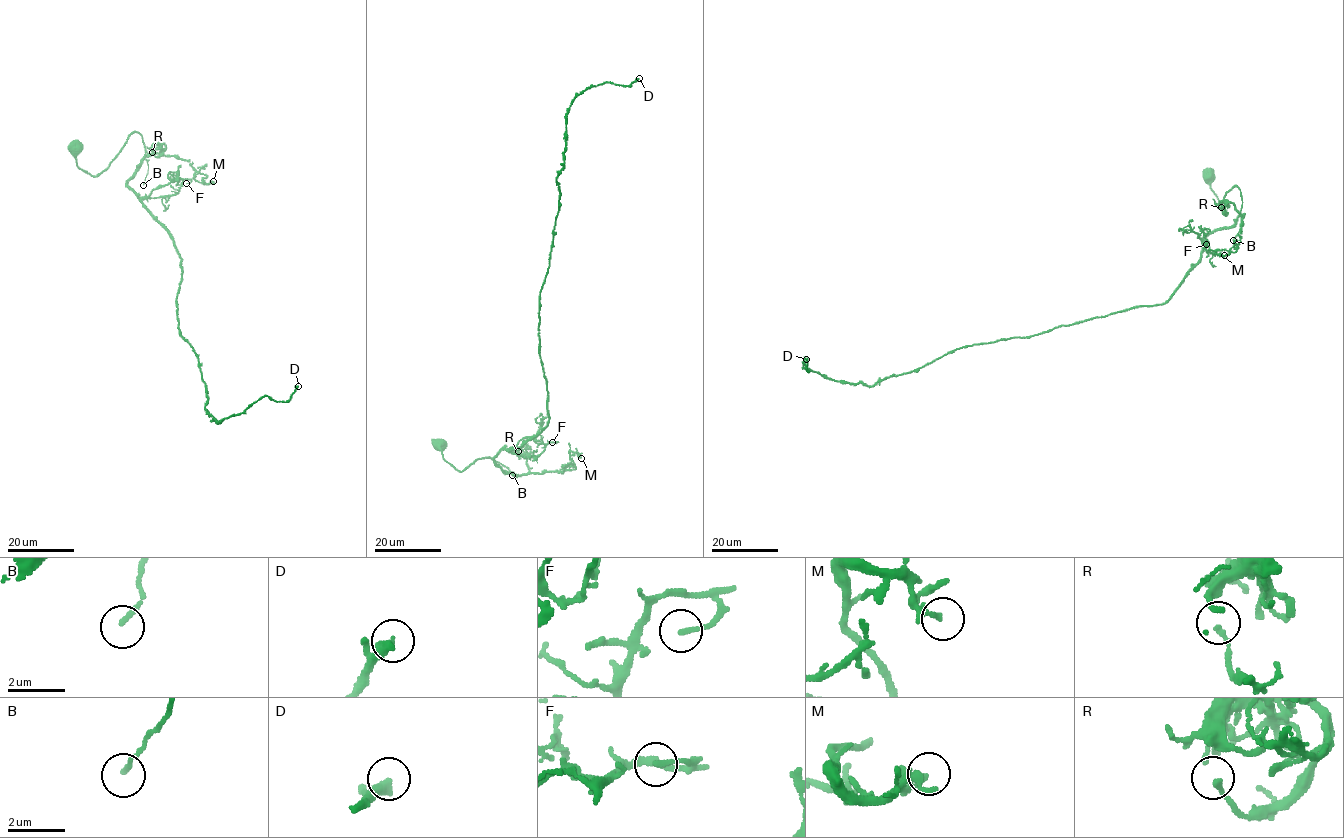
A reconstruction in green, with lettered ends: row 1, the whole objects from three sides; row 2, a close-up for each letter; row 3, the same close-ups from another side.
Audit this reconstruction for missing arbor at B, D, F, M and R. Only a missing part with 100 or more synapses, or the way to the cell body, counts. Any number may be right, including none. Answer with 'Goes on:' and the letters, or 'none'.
Goes on: D

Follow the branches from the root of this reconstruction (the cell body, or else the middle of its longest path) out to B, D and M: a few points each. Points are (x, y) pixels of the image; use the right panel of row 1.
B: (1209, 173), (1210, 190), (1226, 215), (1221, 209), (1225, 193), (1236, 186), (1240, 190), (1241, 228), (1233, 240)
D: (1209, 173), (1226, 215), (1240, 190), (1240, 215), (1164, 303), (956, 348), (874, 385), (806, 359)
M: (1209, 173), (1225, 214), (1227, 192), (1236, 186), (1242, 197), (1240, 241), (1235, 252), (1217, 252), (1224, 255)

